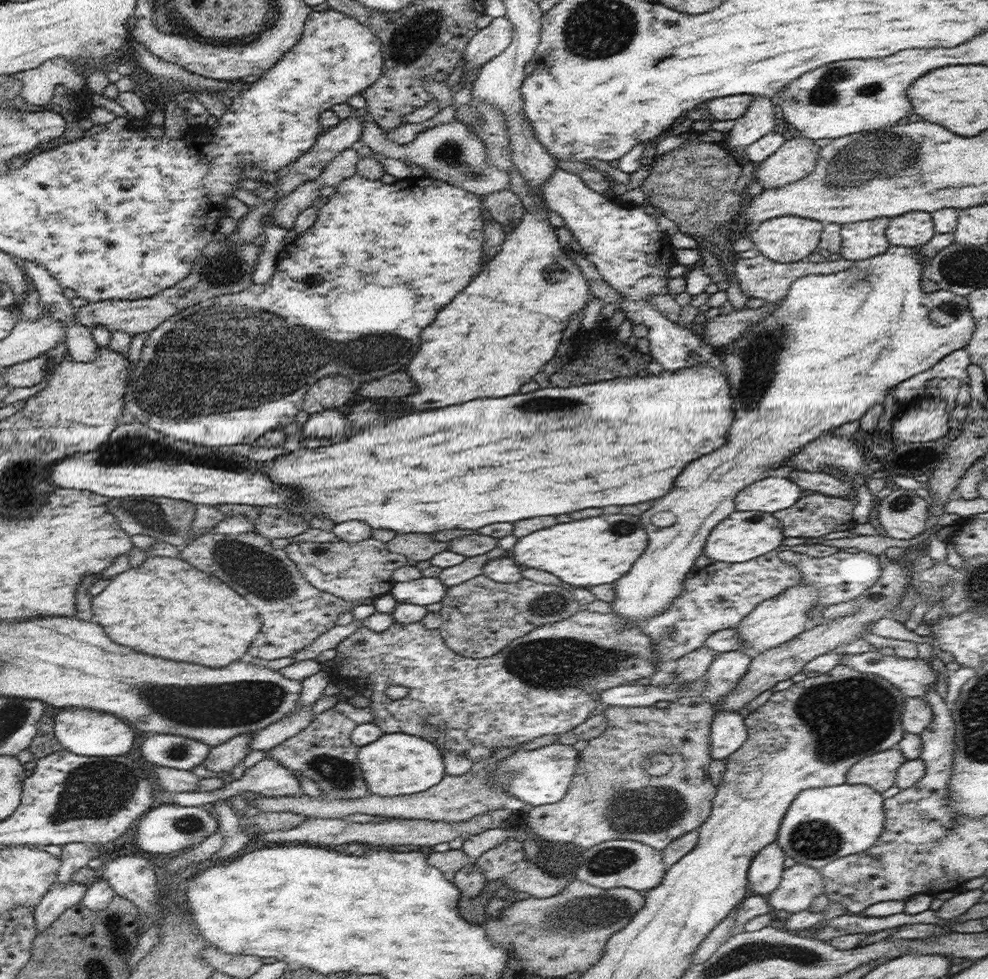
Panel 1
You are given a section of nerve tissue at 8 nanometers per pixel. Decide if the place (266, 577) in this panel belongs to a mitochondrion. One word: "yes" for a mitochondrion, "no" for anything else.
yes

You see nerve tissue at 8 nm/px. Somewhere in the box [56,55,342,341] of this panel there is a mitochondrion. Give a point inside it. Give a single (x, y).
(228, 267)

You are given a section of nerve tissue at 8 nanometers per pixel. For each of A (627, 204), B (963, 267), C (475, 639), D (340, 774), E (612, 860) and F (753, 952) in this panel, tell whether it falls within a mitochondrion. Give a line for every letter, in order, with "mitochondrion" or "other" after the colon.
A: other
B: mitochondrion
C: other
D: mitochondrion
E: mitochondrion
F: mitochondrion

